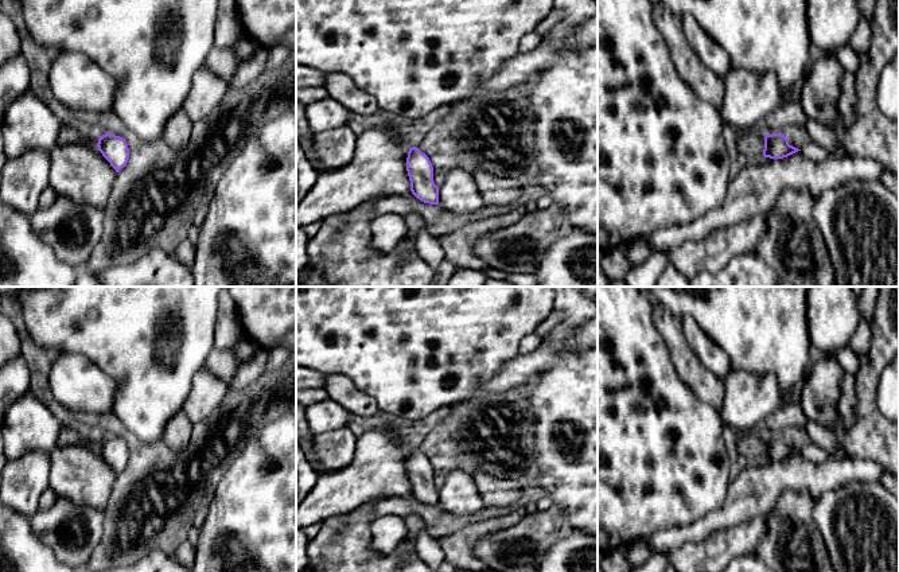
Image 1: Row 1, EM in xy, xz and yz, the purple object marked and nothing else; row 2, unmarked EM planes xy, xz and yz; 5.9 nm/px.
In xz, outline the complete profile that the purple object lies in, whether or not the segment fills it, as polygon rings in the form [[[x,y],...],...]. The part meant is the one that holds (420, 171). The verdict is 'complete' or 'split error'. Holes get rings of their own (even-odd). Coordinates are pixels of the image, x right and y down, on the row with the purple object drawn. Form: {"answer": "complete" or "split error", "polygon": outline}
{"answer": "split error", "polygon": [[[392,122],[386,128],[393,131],[409,149],[406,171],[412,194],[424,203],[439,205],[439,187],[433,182],[433,167],[429,157],[415,147],[417,137],[412,131]]]}

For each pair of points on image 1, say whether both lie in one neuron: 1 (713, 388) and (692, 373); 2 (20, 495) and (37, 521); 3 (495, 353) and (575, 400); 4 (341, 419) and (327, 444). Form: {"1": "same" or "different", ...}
{"1": "same", "2": "different", "3": "different", "4": "different"}

